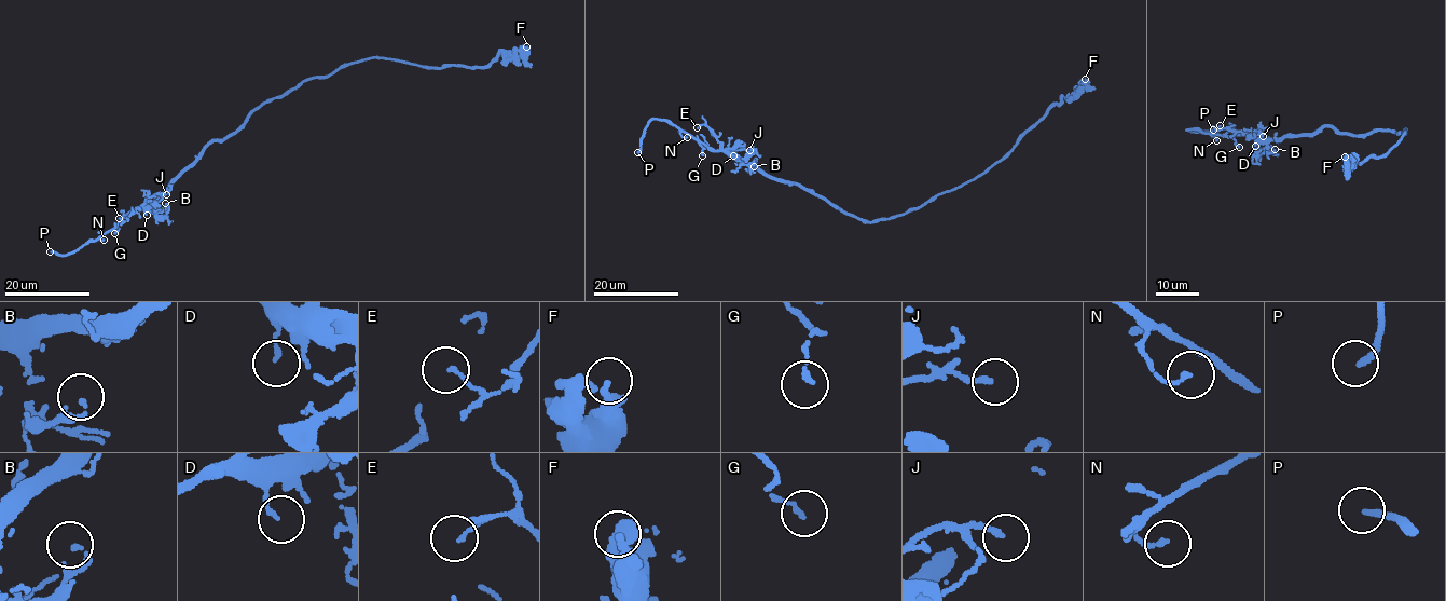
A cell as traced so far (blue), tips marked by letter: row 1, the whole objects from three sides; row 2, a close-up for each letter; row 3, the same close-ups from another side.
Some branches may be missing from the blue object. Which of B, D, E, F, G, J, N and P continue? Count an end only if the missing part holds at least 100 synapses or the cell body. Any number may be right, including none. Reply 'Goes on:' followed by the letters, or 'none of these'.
Goes on: P

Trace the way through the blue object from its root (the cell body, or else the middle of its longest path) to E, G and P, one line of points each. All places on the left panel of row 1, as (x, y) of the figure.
E: (256, 108), (236, 130), (207, 142), (165, 191), (125, 221), (119, 218)
G: (256, 108), (236, 130), (207, 142), (165, 191), (124, 215), (114, 233)
P: (256, 108), (236, 130), (207, 142), (193, 163), (146, 206), (131, 210), (112, 229), (69, 254), (50, 251)

